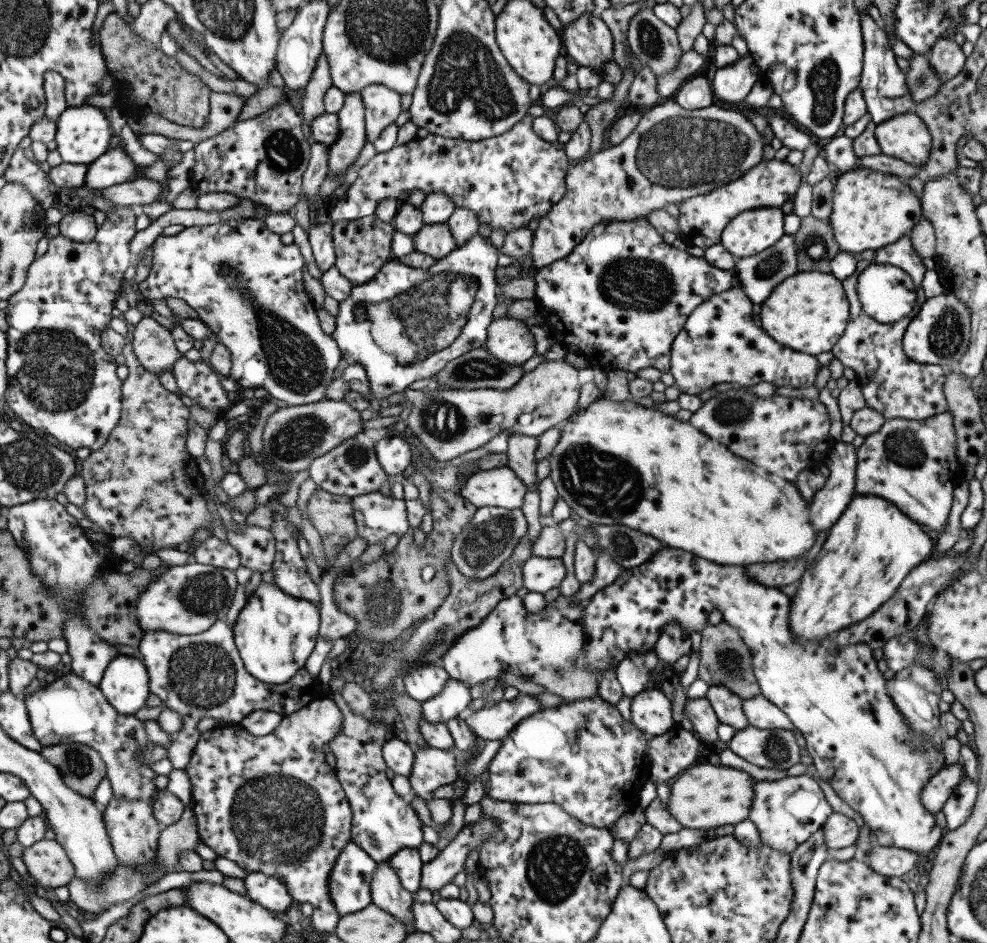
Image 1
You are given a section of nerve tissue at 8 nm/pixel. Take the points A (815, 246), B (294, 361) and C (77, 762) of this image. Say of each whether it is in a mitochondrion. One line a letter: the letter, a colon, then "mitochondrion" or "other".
A: mitochondrion
B: mitochondrion
C: mitochondrion

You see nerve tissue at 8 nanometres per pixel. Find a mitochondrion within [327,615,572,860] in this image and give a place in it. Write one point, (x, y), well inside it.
(429, 646)

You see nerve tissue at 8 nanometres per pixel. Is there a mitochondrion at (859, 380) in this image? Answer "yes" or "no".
no

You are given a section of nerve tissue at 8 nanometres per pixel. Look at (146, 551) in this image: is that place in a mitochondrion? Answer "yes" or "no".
no

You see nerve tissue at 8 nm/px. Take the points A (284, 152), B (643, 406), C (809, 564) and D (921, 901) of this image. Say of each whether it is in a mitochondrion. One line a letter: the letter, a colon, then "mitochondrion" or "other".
A: mitochondrion
B: other
C: other
D: other

